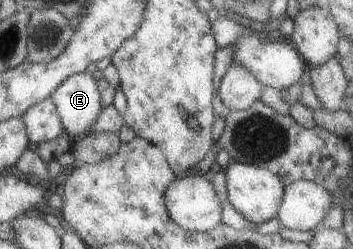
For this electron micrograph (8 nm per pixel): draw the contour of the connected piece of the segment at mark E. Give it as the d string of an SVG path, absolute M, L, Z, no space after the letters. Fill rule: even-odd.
M89 72L69 77L51 97L66 132L76 138L93 131L93 124L104 109L97 79Z

